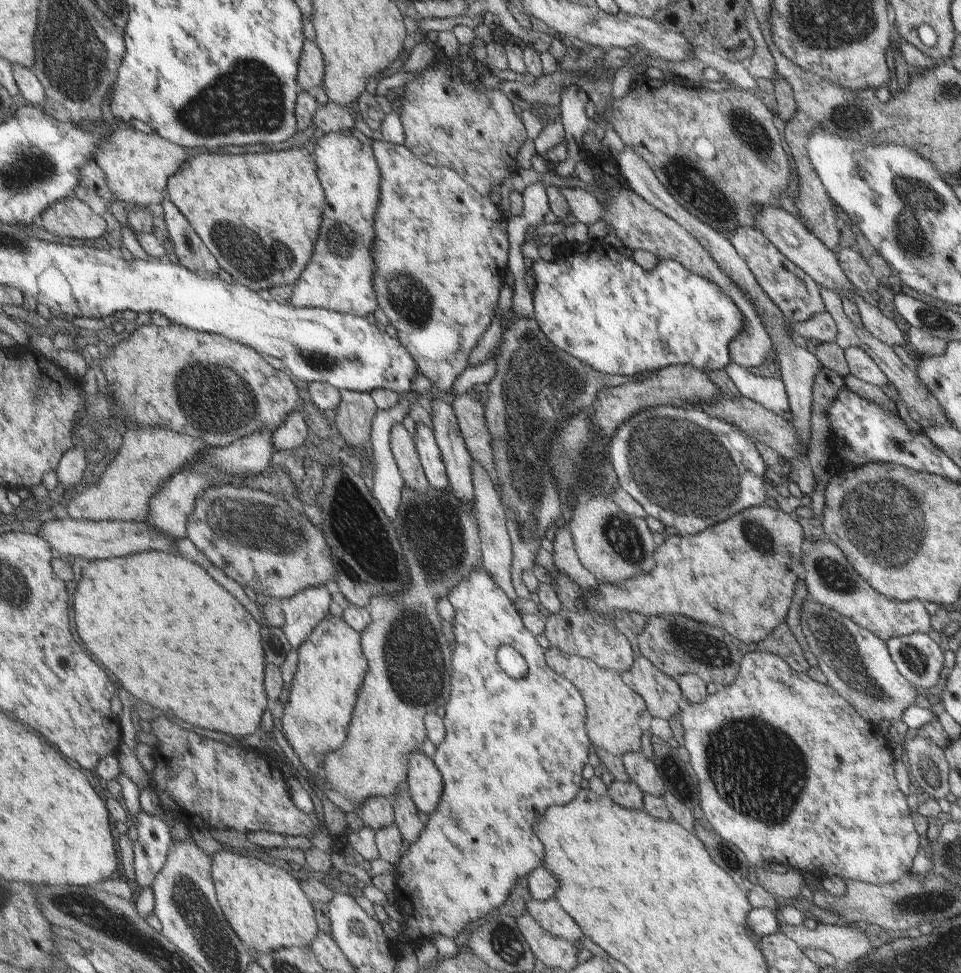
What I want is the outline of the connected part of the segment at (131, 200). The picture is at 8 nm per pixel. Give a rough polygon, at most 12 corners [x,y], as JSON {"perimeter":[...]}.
{"perimeter":[[115,126],[95,162],[134,206],[163,204],[191,154]]}

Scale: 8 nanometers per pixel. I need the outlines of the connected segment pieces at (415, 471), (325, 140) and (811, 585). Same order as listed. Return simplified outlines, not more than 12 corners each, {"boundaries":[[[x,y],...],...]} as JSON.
{"boundaries":[[[400,421],[389,446],[403,486],[425,490],[428,482],[414,439]],[[342,131],[315,146],[328,206],[297,308],[365,317],[380,174]],[[825,539],[802,556],[807,598],[881,640],[927,633],[922,602],[878,593]]]}

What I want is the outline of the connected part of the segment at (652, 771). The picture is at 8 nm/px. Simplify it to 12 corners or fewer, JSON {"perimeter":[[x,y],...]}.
{"perimeter":[[642,753],[620,759],[629,780],[644,795],[662,796],[663,783]]}

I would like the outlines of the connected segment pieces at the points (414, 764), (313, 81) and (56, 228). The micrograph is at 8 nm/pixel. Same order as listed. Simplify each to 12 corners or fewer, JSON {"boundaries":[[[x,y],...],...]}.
{"boundaries":[[[419,750],[408,755],[410,795],[429,816],[443,777]],[[306,40],[298,85],[307,91],[324,86],[324,54]],[[74,196],[49,207],[44,228],[97,240],[105,218]]]}

